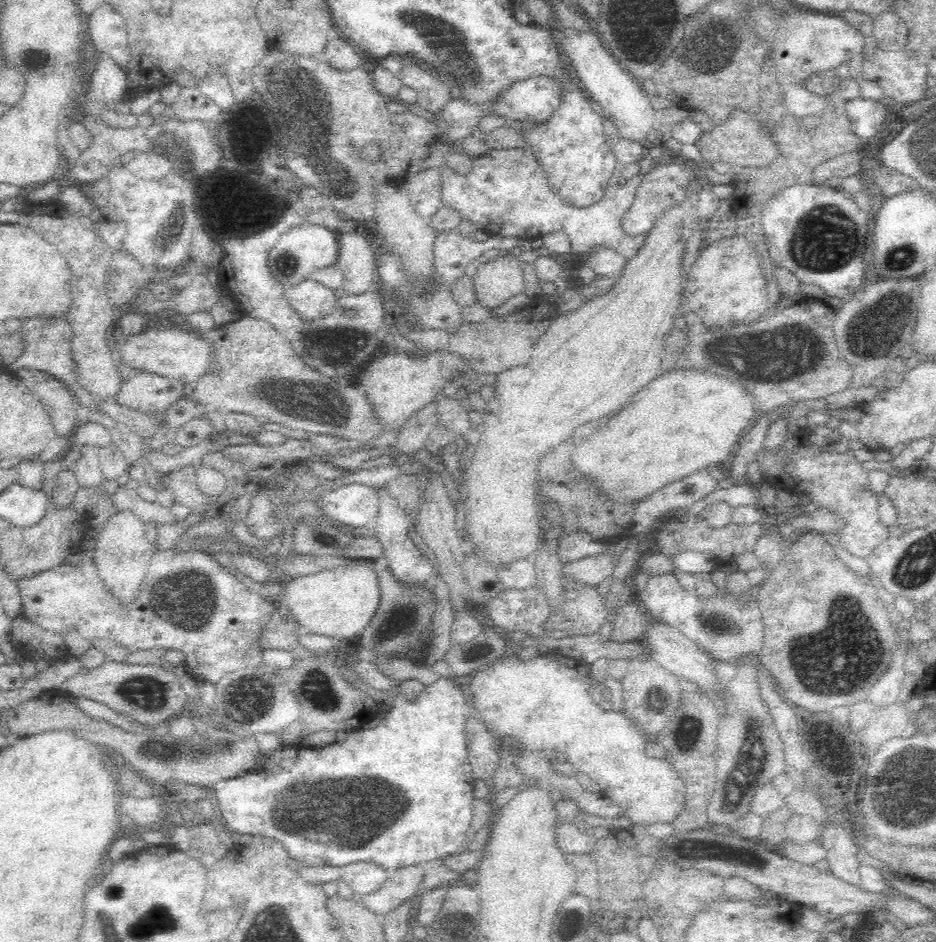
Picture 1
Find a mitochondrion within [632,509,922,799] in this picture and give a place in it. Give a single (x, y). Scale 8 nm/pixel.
(829, 665)

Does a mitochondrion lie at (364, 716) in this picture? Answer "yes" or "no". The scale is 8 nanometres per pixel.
no

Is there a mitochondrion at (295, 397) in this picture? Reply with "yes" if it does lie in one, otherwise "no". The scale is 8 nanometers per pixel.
yes

